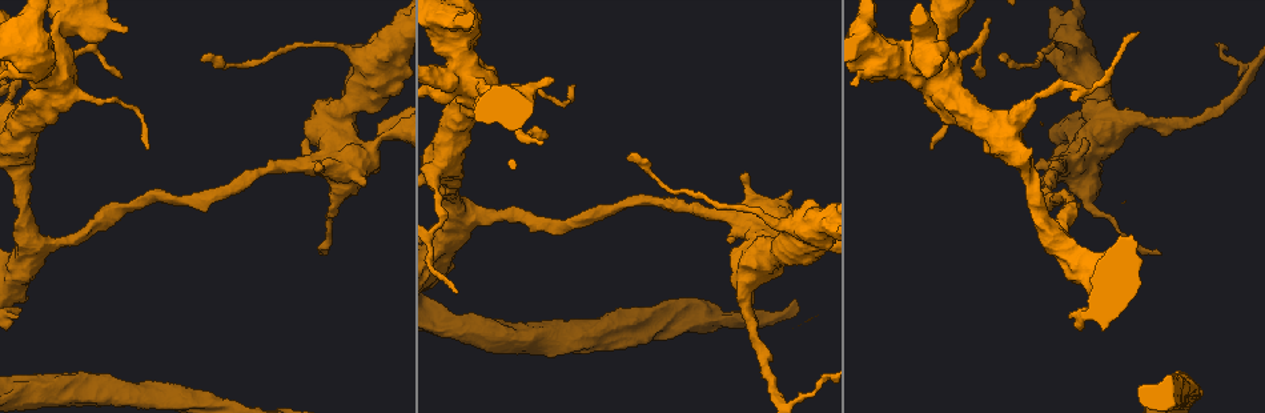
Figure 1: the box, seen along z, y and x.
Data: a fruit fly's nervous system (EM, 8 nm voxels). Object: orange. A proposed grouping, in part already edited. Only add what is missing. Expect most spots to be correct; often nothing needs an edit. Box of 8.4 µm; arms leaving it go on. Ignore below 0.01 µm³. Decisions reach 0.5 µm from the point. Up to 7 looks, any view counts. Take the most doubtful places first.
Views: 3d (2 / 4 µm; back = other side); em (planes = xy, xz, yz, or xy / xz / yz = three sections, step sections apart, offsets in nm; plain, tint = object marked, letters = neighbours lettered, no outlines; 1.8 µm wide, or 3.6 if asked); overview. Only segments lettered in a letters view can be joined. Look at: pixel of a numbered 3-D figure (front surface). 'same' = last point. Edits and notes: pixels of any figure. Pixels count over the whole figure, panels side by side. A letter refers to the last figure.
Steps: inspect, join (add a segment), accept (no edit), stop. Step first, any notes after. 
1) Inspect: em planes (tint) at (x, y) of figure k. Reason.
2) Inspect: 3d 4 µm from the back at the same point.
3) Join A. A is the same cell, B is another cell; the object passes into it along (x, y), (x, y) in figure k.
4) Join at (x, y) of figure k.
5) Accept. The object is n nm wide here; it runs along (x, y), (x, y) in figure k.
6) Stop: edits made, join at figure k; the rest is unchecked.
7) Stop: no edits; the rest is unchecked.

Inspect: 3d 4 µm at (455, 292) of figure 1. Thin end.

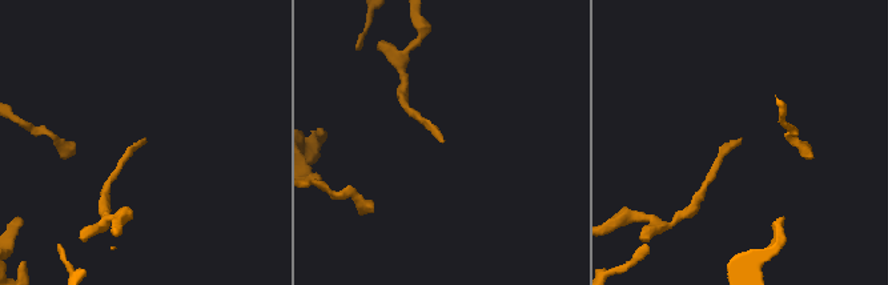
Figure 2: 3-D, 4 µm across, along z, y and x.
Inspect: em planes (letters) at (143, 140) of figure 2.

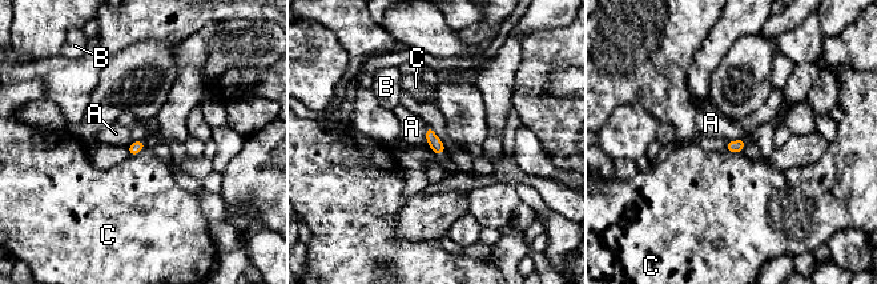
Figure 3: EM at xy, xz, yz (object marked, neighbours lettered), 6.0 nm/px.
Accept. A, B and C are other cells; no lettered segment goes on from it.

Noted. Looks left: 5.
Inspect: 3d 2 µm at (303, 140) of figure 1. Branch stops here.

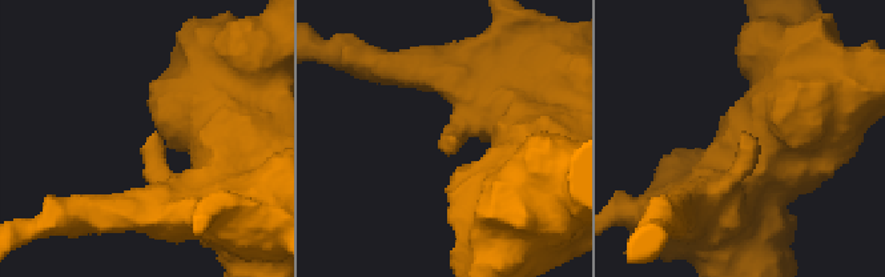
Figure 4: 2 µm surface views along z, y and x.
Inspect: em planes (letters) at (740, 134) of figure 4.

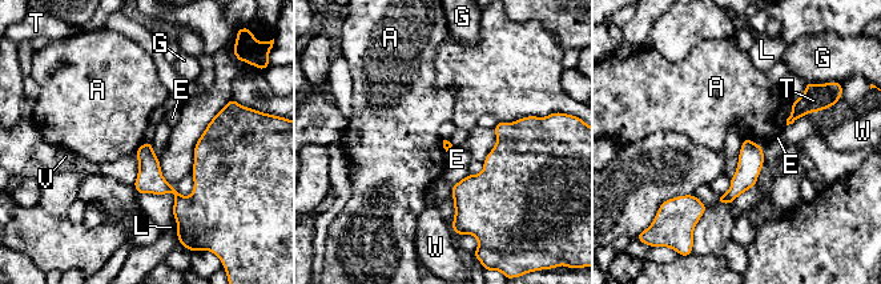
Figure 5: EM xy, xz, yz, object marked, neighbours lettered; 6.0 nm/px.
Accept. The longest contact is with A, 150 nm; A, E, G, L, T, V and W are other cells; it runs along (222, 119), (190, 199), (140, 190) in figure 5; none of them fits.

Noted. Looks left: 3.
Inspect: 3d 4 µm at (127, 32) of figure 1. Stops while still wide.

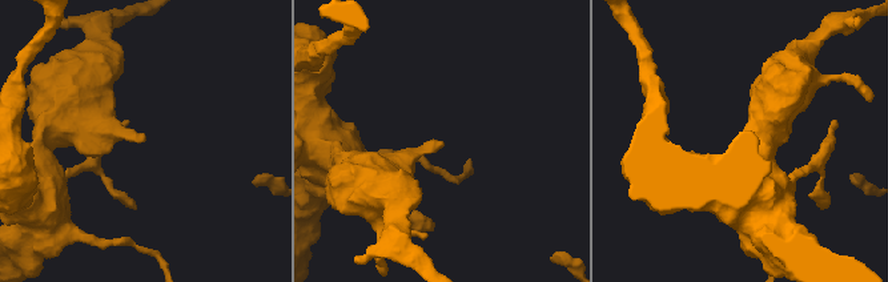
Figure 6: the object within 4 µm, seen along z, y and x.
Inspect: em planes (letters) at (439, 142) of figure 6.

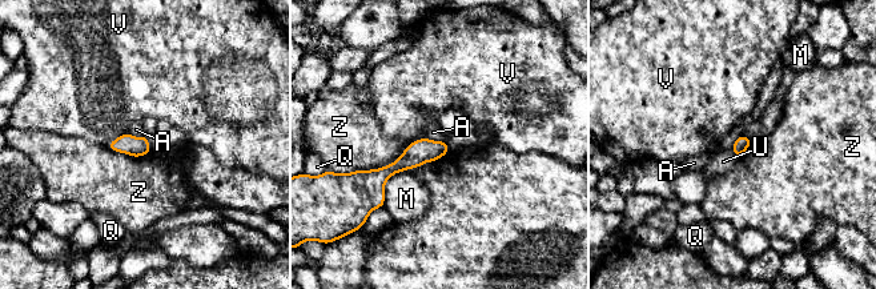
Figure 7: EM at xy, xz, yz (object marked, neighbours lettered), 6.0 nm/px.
Accept. A, M, Q, U, V and Z are other cells; it runs along (445, 149), (365, 175) in figure 7; none of them fits.

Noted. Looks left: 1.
Stop: no edits; the rest is unchecked.

